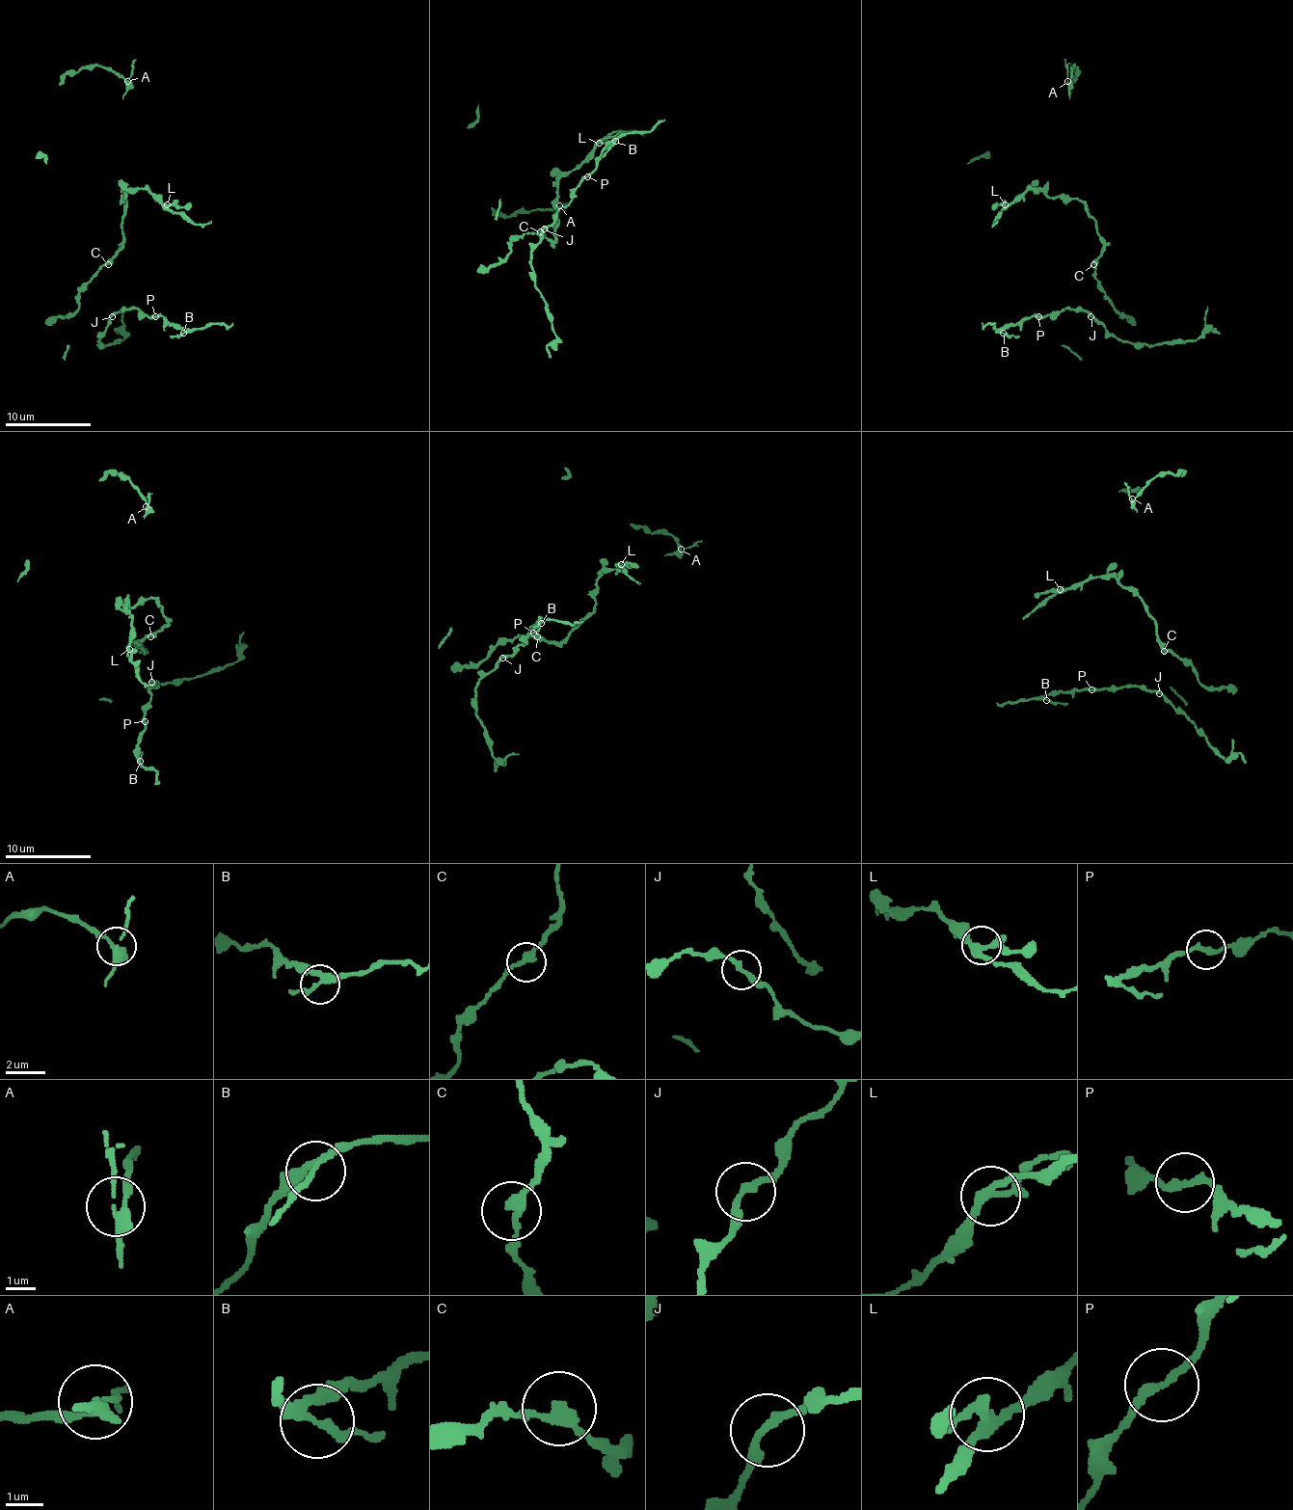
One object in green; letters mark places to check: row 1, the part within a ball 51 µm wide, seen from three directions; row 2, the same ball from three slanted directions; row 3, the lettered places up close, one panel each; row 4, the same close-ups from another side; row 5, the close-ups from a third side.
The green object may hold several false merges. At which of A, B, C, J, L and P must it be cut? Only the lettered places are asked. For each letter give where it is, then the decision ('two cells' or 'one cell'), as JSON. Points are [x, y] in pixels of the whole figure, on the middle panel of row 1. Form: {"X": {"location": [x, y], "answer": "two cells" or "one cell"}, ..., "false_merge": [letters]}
{"A": {"location": [559, 205], "answer": "one cell"}, "B": {"location": [615, 141], "answer": "one cell"}, "C": {"location": [540, 231], "answer": "one cell"}, "J": {"location": [544, 229], "answer": "one cell"}, "L": {"location": [599, 143], "answer": "one cell"}, "P": {"location": [587, 176], "answer": "one cell"}, "false_merge": []}

